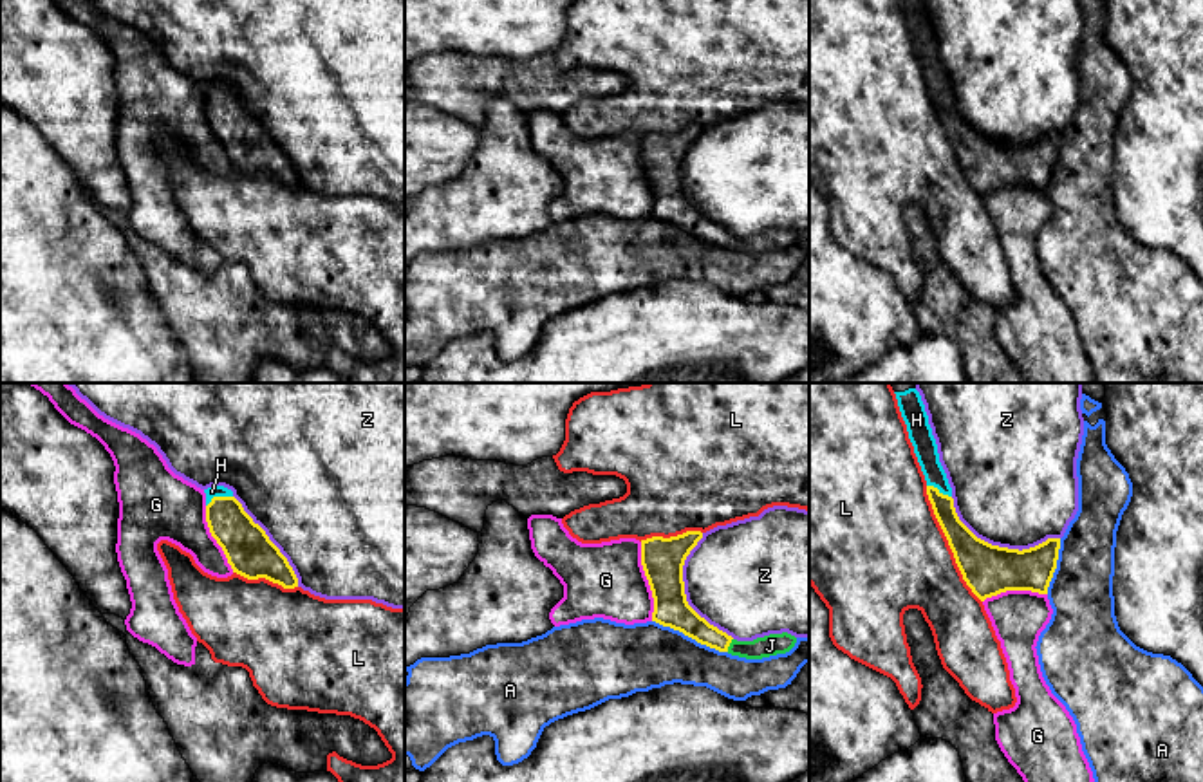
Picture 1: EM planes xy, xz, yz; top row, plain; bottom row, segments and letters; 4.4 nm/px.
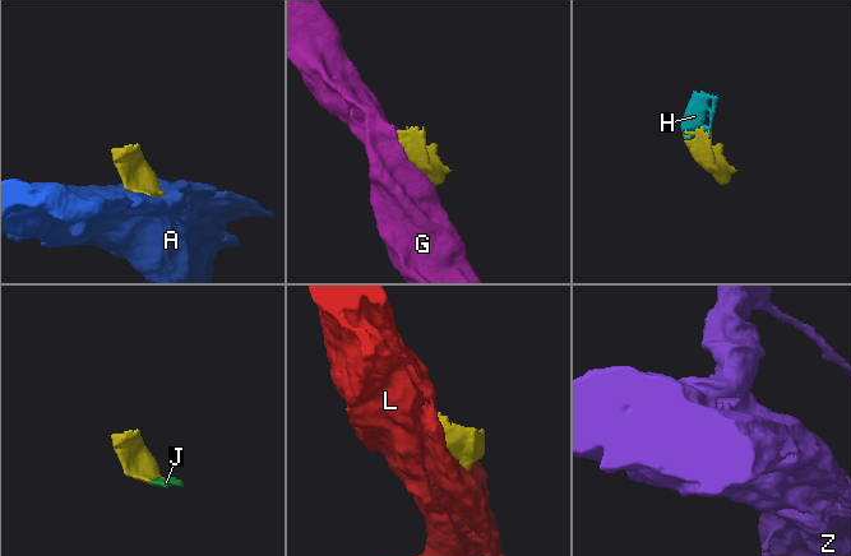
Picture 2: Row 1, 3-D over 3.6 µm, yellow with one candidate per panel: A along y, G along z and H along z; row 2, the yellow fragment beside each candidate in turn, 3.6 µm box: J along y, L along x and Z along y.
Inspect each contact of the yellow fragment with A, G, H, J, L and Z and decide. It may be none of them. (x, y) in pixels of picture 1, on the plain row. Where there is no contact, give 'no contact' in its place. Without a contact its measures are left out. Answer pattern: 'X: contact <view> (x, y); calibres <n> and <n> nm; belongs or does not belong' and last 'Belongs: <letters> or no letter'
A: contact xz (690, 232); calibres 160 and 300 nm; does not belong
G: contact xz (649, 177); calibres 190 and 340 nm; does not belong
H: contact xy (217, 93); calibres 200 and 50 nm; belongs
J: contact xz (728, 241); calibres 120 and 100 nm; belongs
L: contact yz (949, 139); calibres 220 and 480 nm; does not belong
Z: contact yz (997, 141); calibres 220 and 500 nm; does not belong
Belongs: H, J

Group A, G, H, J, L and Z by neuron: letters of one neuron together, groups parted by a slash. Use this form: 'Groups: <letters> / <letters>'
Groups: A / G / H J / L / Z

